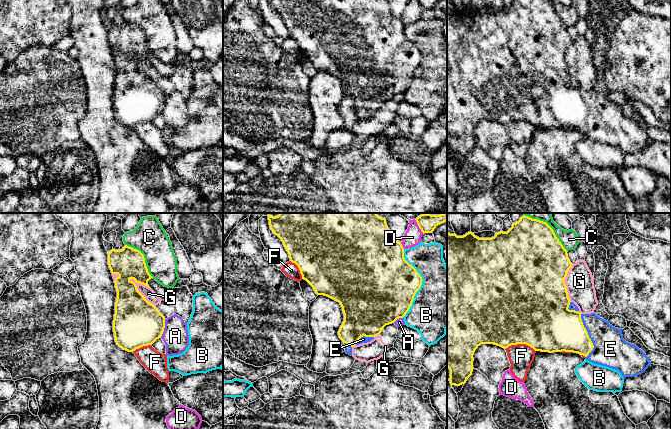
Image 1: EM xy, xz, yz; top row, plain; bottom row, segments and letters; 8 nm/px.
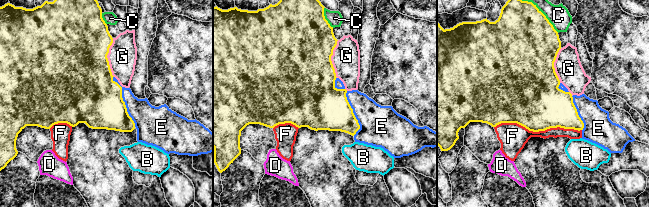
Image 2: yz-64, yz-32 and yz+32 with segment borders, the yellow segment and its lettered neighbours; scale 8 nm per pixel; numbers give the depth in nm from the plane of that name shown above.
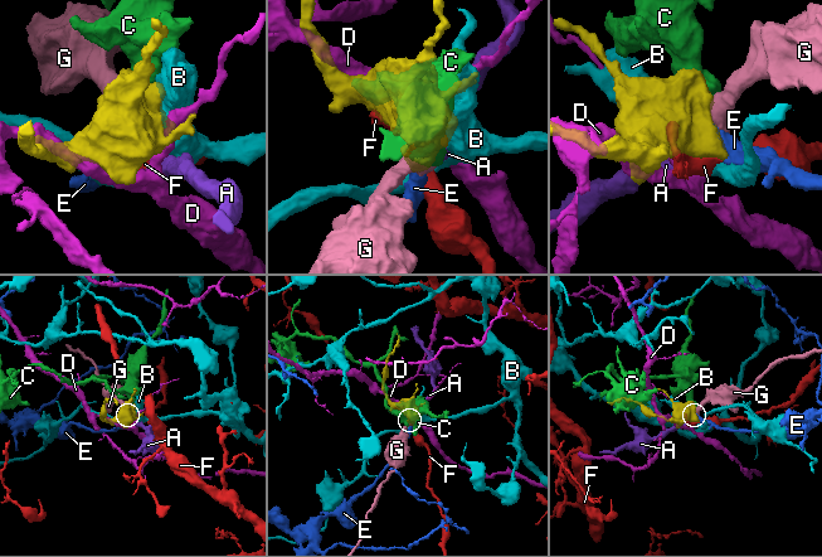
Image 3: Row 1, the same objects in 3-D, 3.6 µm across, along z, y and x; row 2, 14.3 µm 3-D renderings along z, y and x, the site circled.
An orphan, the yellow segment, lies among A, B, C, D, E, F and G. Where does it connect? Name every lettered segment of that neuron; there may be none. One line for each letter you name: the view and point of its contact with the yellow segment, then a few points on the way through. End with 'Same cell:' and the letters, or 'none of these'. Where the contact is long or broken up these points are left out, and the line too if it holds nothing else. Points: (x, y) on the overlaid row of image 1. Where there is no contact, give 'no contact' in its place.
E: yz (588, 336)
Same cell: E

